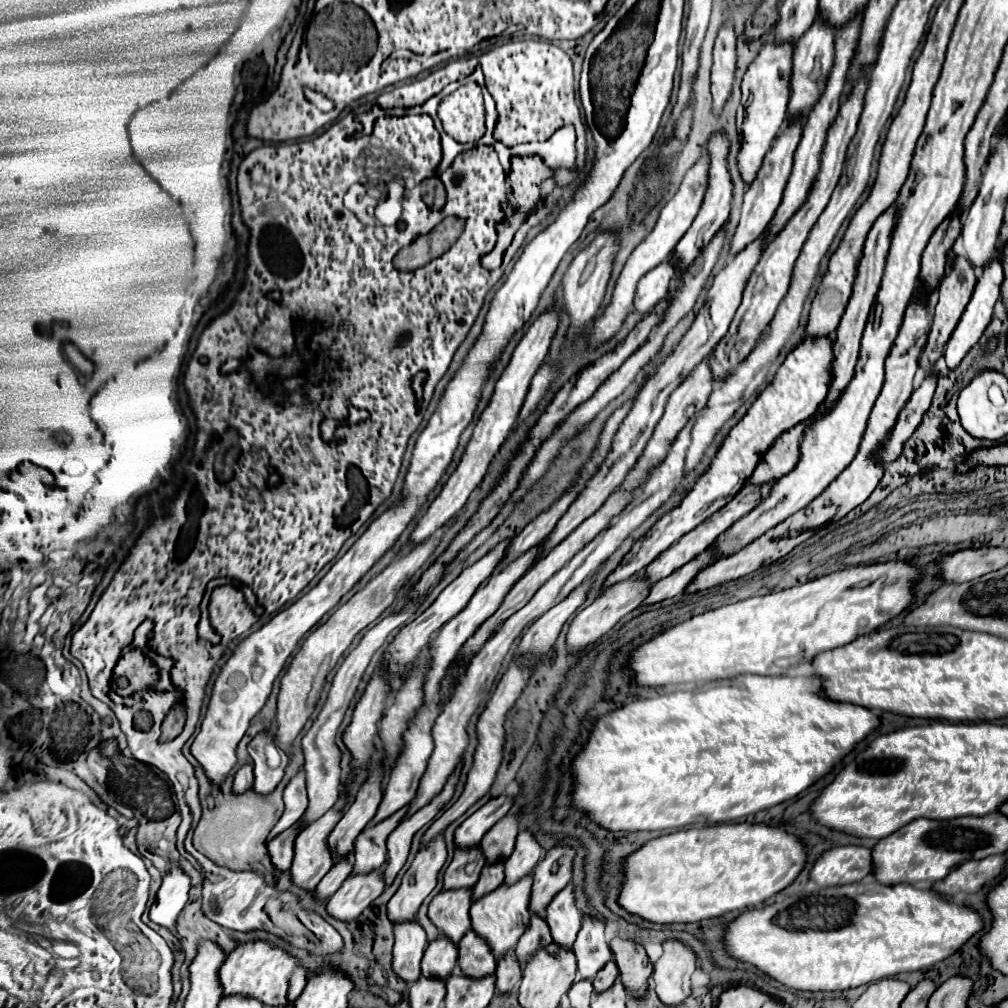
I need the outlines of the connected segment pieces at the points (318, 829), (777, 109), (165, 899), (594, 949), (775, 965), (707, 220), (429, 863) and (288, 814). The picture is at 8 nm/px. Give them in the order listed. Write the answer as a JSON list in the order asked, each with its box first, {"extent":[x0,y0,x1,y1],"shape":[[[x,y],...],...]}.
[{"extent":[292,805,344,889],"shape":[[[336,805],[316,819],[308,829],[304,829],[294,843],[294,861],[292,861],[292,881],[304,889],[314,889],[320,879],[334,865],[332,849],[328,849],[328,833],[336,827],[344,815],[344,809],[336,809]]]},{"extent":[736,37,794,185],"shape":[[[768,37],[742,79],[742,101],[736,115],[738,137],[740,137],[738,167],[748,185],[756,177],[756,171],[760,169],[772,139],[786,121],[790,79],[792,79],[792,49],[794,49],[792,45],[772,45],[772,37]]]},{"extent":[150,867,192,927],"shape":[[[172,867],[162,875],[162,887],[150,909],[150,919],[162,927],[172,927],[178,913],[188,903],[188,891],[192,881],[180,867]]]},{"extent":[574,915,612,979],"shape":[[[592,915],[582,917],[582,929],[574,941],[578,973],[582,979],[594,979],[596,973],[612,959],[612,949],[604,937],[604,923]]]},{"extent":[726,879,984,991],"shape":[[[868,879],[868,881],[858,881],[852,885],[840,885],[840,887],[826,887],[826,889],[818,889],[814,893],[800,893],[800,895],[790,895],[784,897],[772,905],[766,905],[762,909],[750,909],[744,911],[738,919],[734,919],[728,929],[726,929],[726,947],[728,953],[740,961],[752,963],[756,965],[760,971],[768,973],[772,979],[784,983],[790,989],[800,989],[800,991],[844,991],[844,989],[852,989],[858,985],[866,985],[878,979],[886,979],[886,977],[894,977],[898,973],[906,973],[906,971],[918,971],[918,969],[926,969],[932,967],[938,961],[948,959],[950,955],[954,955],[974,933],[982,931],[984,923],[982,923],[982,915],[978,911],[974,911],[972,907],[966,905],[956,905],[946,901],[938,891],[934,889],[918,889],[912,885],[882,885],[876,879]]]},{"extent":[672,131,732,269],"shape":[[[714,131],[710,135],[708,143],[706,143],[706,153],[708,153],[710,165],[708,165],[708,189],[706,189],[702,207],[700,207],[694,223],[686,231],[686,235],[678,241],[676,249],[672,251],[672,257],[676,257],[676,259],[682,261],[680,269],[684,269],[688,263],[692,263],[700,255],[700,251],[710,243],[710,239],[714,237],[714,233],[726,223],[726,219],[730,215],[730,205],[732,205],[732,179],[730,179],[730,173],[728,173],[728,149],[730,149],[730,141],[728,141],[726,133],[724,131]]]},{"extent":[388,833,446,921],"shape":[[[444,833],[436,837],[436,841],[428,841],[428,845],[420,845],[410,869],[402,877],[402,885],[396,895],[388,903],[390,921],[406,921],[414,919],[422,901],[436,887],[438,871],[446,861],[446,843]]]},{"extent":[268,769,308,839],"shape":[[[300,769],[292,777],[292,781],[286,785],[286,789],[284,789],[284,803],[286,803],[284,815],[280,817],[280,823],[272,829],[268,839],[276,837],[278,833],[282,833],[288,827],[292,827],[304,815],[304,809],[308,809],[308,791],[306,791],[304,769]]]}]

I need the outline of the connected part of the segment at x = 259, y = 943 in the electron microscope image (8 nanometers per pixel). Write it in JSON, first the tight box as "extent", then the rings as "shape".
{"extent":[220,939,308,1005],"shape":[[[256,939],[248,943],[240,943],[220,967],[220,983],[224,987],[224,995],[244,993],[260,999],[266,1005],[286,1005],[294,1003],[302,993],[308,979],[308,969],[302,967],[300,959],[276,947],[272,941]]]}

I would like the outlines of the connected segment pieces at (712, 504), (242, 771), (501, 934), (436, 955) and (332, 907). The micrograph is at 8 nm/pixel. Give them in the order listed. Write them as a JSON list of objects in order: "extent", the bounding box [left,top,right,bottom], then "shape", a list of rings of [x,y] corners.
[{"extent":[602,337,832,591],"shape":[[[820,337],[820,339],[806,339],[796,349],[792,349],[786,357],[786,361],[780,365],[774,379],[762,389],[748,409],[748,413],[742,417],[742,421],[728,433],[726,441],[722,443],[720,451],[716,453],[710,469],[696,481],[692,491],[682,499],[682,505],[666,513],[646,535],[642,535],[634,547],[624,555],[622,563],[606,577],[602,591],[610,589],[612,585],[640,573],[650,565],[652,559],[656,559],[662,551],[666,551],[672,543],[676,543],[682,535],[696,529],[700,523],[704,523],[712,513],[722,509],[748,481],[750,473],[758,465],[760,457],[766,453],[766,449],[774,443],[776,437],[780,437],[790,427],[798,425],[800,421],[808,419],[818,405],[824,401],[828,393],[828,381],[830,381],[830,365],[832,365],[832,337]]]},{"extent":[234,763,254,793],"shape":[[[246,763],[244,767],[240,767],[238,769],[238,773],[236,773],[236,779],[234,779],[234,793],[244,793],[244,791],[248,791],[250,787],[252,787],[252,781],[254,781],[254,777],[252,777],[252,763]]]},{"extent":[470,875,532,957],"shape":[[[532,875],[526,877],[526,881],[516,881],[516,885],[500,885],[496,891],[488,893],[486,897],[480,897],[470,907],[470,919],[474,931],[484,937],[492,949],[492,953],[502,957],[504,953],[512,951],[524,933],[528,925],[528,889],[532,889]]]},{"extent":[422,935,458,977],"shape":[[[444,935],[430,941],[422,957],[422,973],[426,977],[448,977],[454,971],[458,959],[458,947]]]},{"extent":[328,865,384,921],"shape":[[[384,865],[376,869],[376,873],[368,873],[368,877],[352,877],[348,875],[342,887],[330,897],[328,911],[332,917],[340,921],[356,919],[376,897],[384,893]]]}]

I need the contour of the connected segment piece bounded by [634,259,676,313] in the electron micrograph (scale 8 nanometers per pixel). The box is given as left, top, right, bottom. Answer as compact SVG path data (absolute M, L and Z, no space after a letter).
M668 259L656 265L656 269L650 269L638 283L634 311L650 313L668 295L674 275L676 275L676 265L672 265L672 261Z

